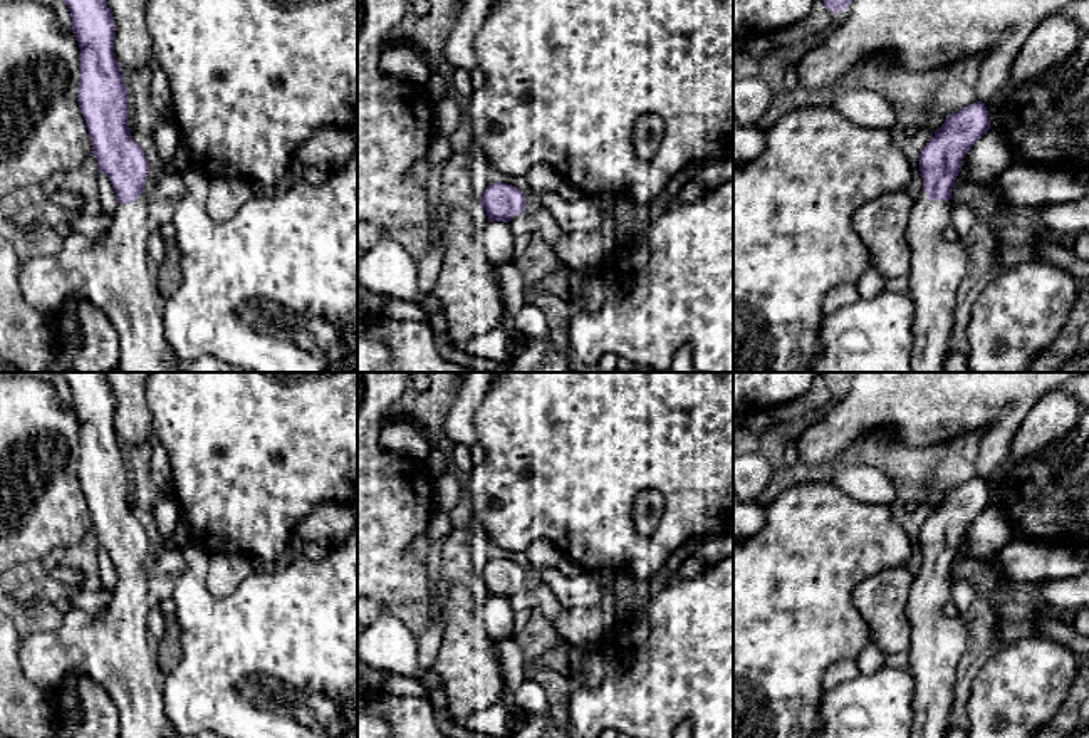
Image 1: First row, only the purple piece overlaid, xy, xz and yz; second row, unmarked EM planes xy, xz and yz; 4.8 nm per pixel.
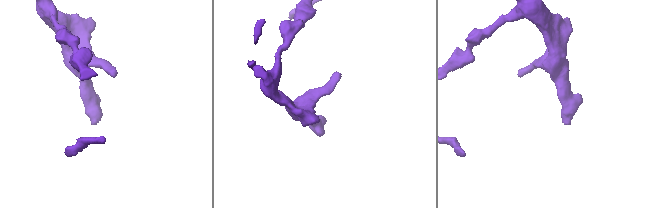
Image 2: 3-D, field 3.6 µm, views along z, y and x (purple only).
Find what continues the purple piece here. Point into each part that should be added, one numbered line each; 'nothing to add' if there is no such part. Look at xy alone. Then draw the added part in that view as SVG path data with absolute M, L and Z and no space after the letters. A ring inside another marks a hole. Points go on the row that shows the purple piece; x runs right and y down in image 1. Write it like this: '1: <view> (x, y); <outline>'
1: xy (109, 269); M183 174L159 179L151 193L143 191L131 205L117 205L104 233L87 236L72 231L55 255L23 262L18 273L22 302L54 319L65 299L86 297L107 315L119 335L121 372L183 372L163 332L163 312L156 305L159 288L148 270L148 238L171 223L185 193Z

